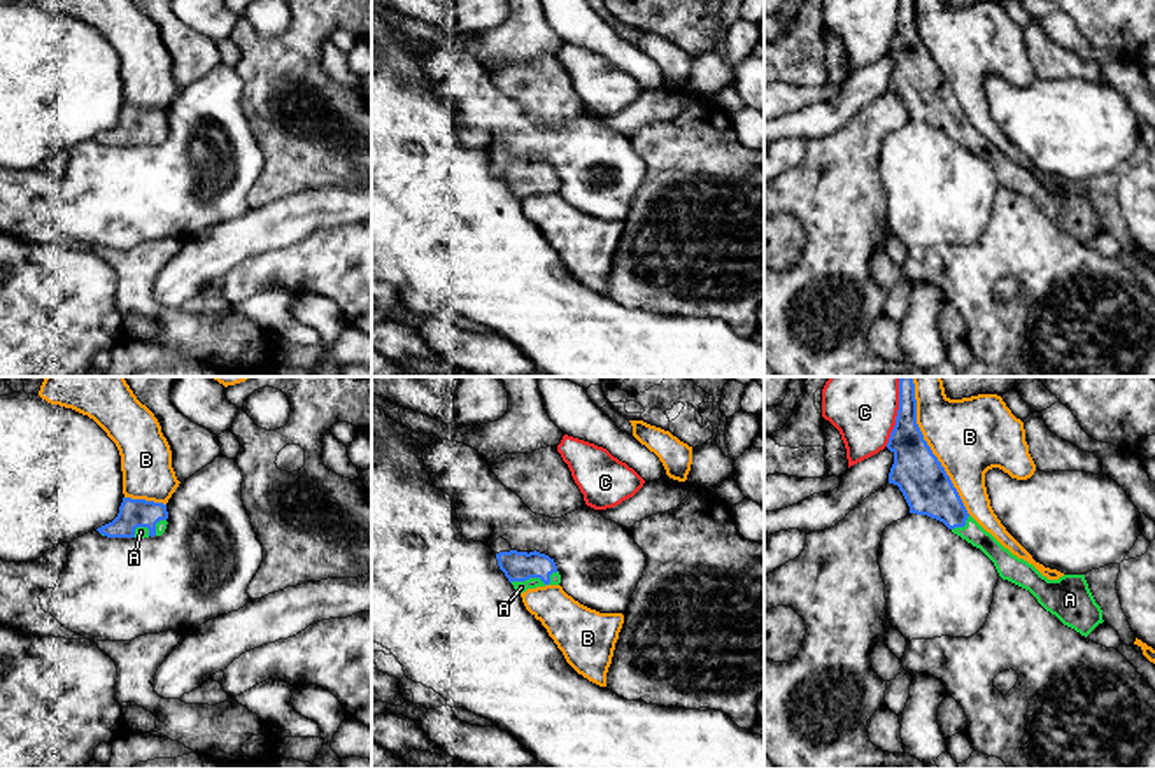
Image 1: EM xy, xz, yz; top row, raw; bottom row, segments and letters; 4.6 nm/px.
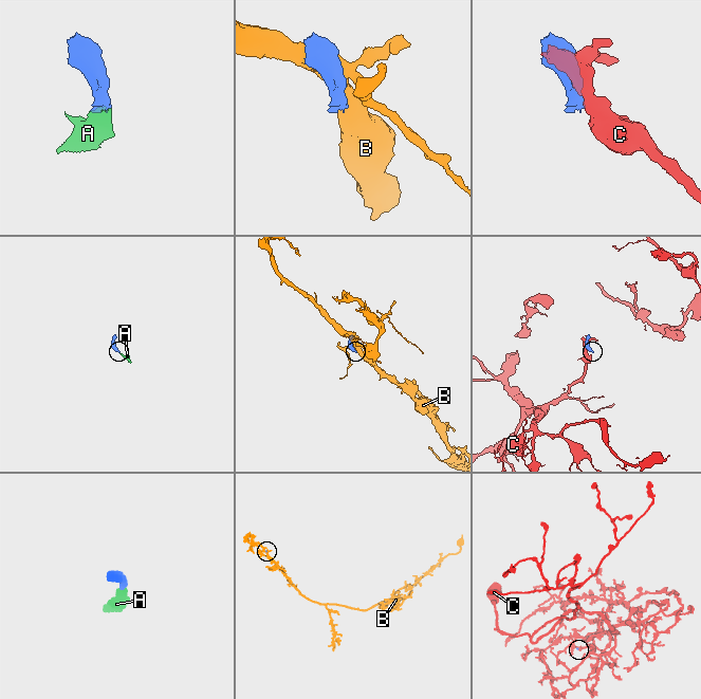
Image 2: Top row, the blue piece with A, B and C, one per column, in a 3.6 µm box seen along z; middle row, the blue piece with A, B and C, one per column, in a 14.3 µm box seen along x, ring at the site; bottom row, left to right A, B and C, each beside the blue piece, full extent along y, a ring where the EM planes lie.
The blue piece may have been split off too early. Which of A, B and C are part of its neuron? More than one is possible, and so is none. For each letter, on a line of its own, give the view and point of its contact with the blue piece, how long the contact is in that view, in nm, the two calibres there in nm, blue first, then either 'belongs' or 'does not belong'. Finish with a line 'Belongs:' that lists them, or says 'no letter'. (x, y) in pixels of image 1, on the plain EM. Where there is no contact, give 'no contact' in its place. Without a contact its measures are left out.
A: xz (537, 184) | 220 nm | 140/50 nm | belongs
B: yz (933, 62) | 600 nm | 220/360 nm | does not belong
C: yz (896, 27) | 260 nm | 220/260 nm | does not belong
Belongs: A

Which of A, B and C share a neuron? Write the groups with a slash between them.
A / B / C

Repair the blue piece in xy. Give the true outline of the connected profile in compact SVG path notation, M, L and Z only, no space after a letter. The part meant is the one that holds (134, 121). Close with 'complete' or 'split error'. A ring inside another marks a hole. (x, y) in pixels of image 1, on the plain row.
M123 105L117 124L96 138L107 145L152 145L167 137L167 112Z | split error

